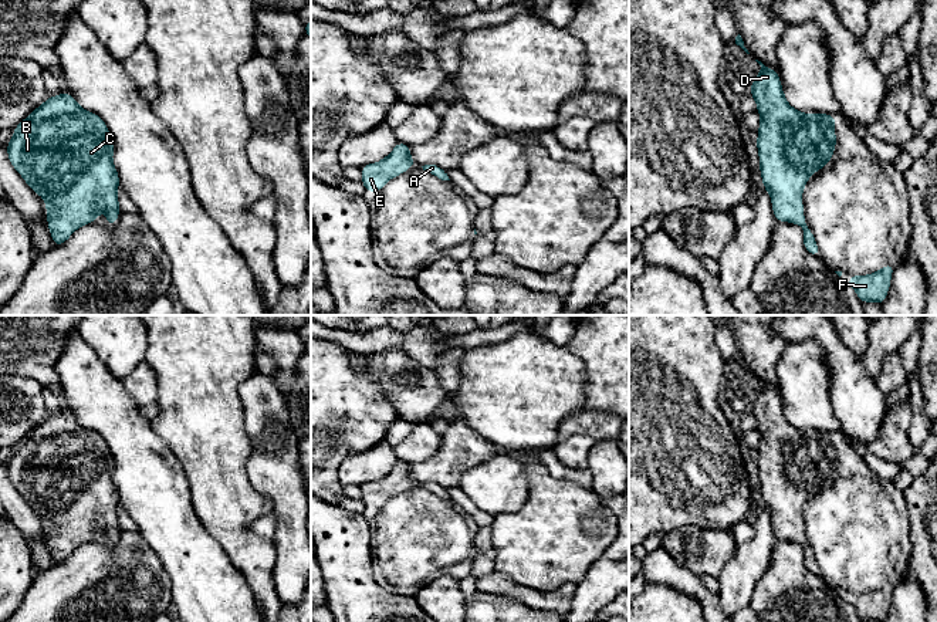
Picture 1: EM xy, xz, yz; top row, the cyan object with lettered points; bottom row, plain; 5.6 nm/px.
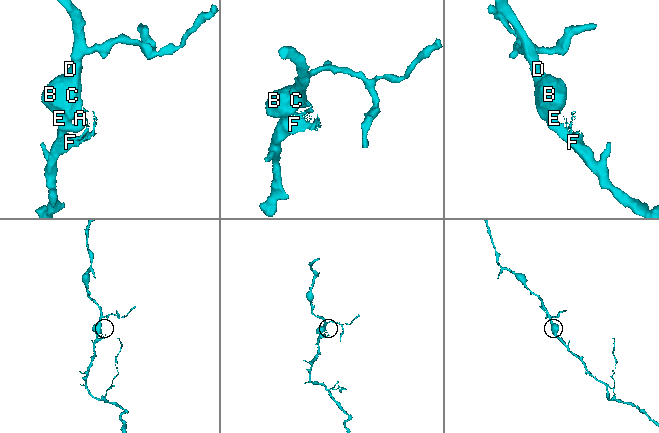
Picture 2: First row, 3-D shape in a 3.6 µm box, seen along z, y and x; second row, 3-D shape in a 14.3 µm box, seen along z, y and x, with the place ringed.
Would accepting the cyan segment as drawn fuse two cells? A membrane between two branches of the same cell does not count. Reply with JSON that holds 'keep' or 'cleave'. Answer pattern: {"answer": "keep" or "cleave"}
{"answer": "keep"}

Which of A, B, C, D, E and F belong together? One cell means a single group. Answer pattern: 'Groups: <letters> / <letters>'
Groups: A B C D E F

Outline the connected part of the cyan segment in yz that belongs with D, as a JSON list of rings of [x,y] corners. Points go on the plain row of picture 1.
[[[755,379],[761,383],[761,389],[755,399],[750,399],[750,412],[755,418],[757,430],[761,435],[757,467],[762,501],[771,514],[775,538],[799,542],[804,548],[804,565],[812,574],[819,575],[815,554],[805,540],[802,510],[811,493],[819,490],[833,476],[838,460],[833,443],[838,437],[829,432],[804,432],[794,427],[784,413],[777,388]]]

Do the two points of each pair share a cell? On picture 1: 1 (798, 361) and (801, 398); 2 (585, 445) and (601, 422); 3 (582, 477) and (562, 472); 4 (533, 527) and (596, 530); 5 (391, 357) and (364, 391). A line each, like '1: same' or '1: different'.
1: same
2: different
3: same
4: same
5: different

